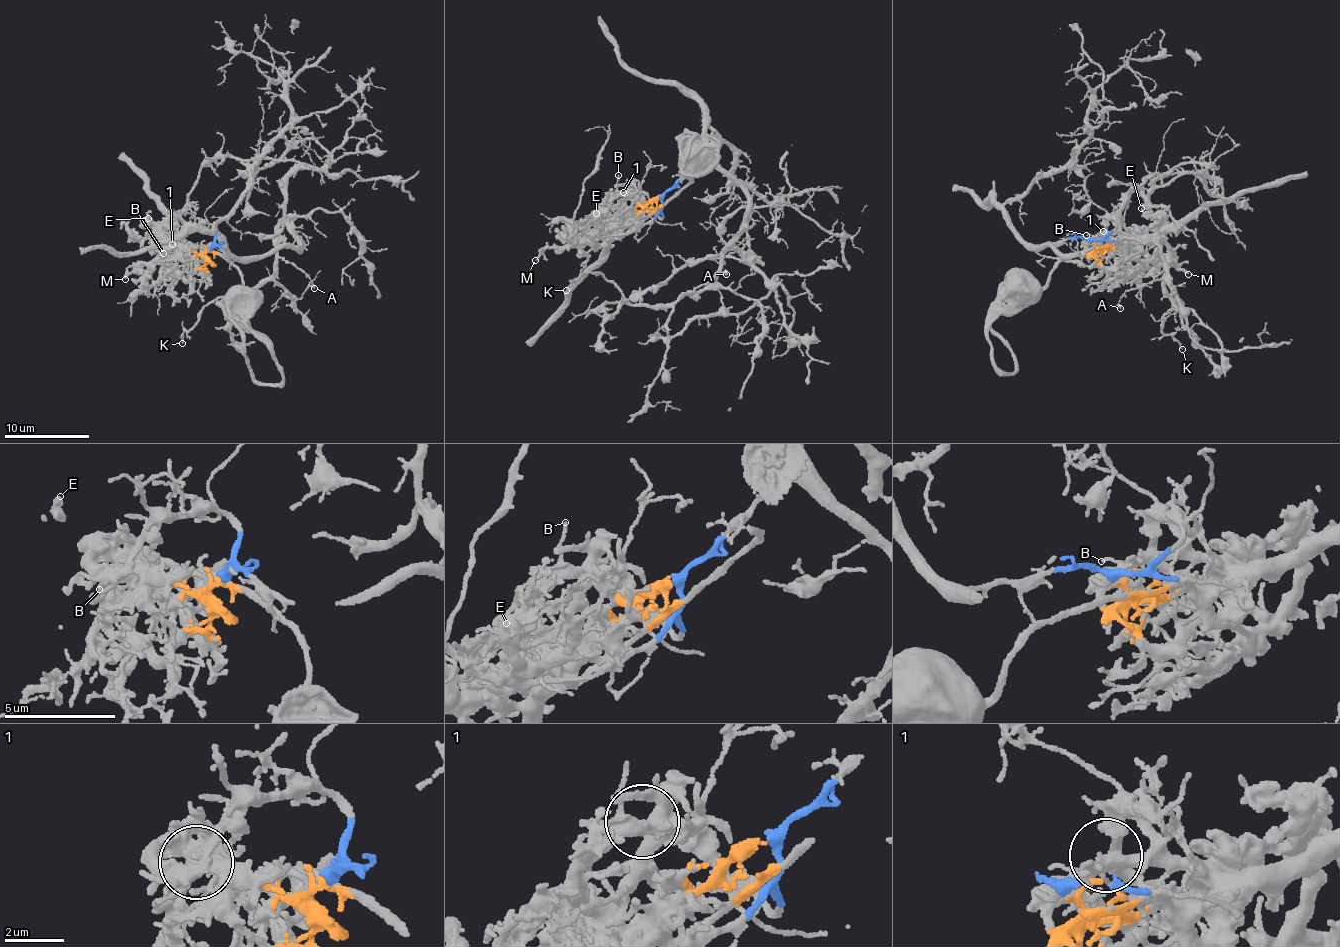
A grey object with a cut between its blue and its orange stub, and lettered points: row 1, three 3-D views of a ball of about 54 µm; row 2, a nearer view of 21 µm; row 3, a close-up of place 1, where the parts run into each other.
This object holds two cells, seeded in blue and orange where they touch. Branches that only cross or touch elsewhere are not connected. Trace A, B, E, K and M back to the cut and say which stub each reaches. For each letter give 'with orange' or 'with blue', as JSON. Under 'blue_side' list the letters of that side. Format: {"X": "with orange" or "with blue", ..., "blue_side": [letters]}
{"A": "with blue", "B": "with blue", "E": "with orange", "K": "with blue", "M": "with orange", "blue_side": ["A", "B", "K"]}

